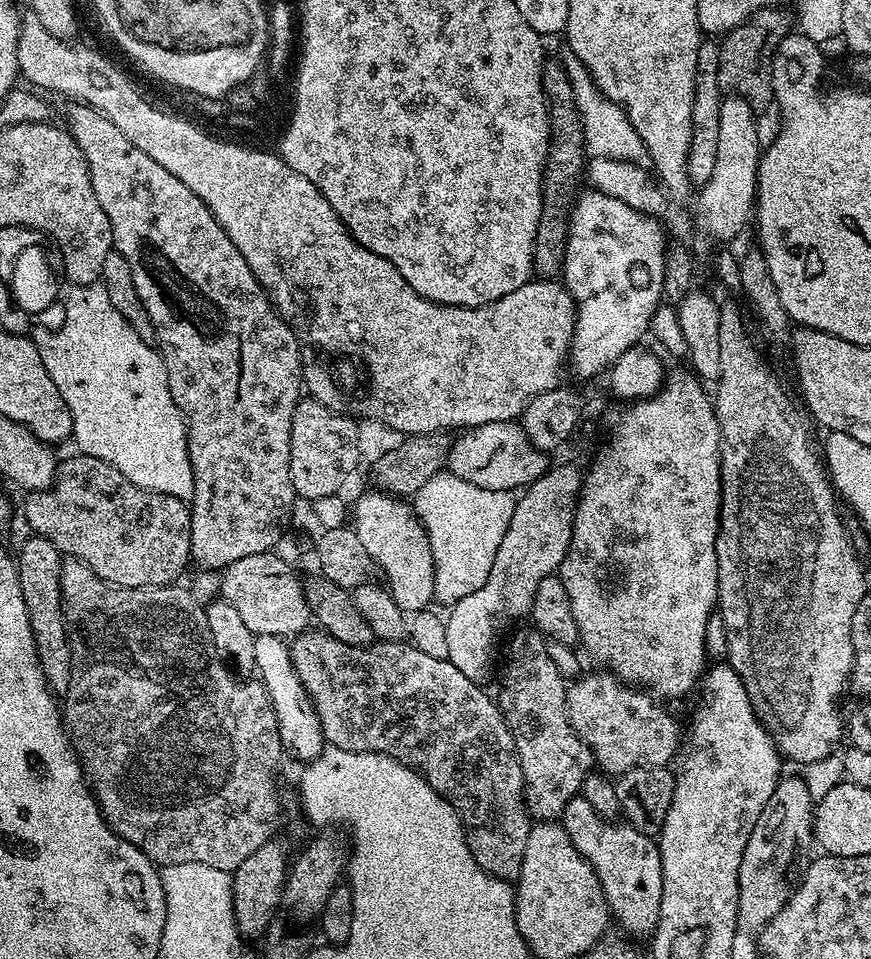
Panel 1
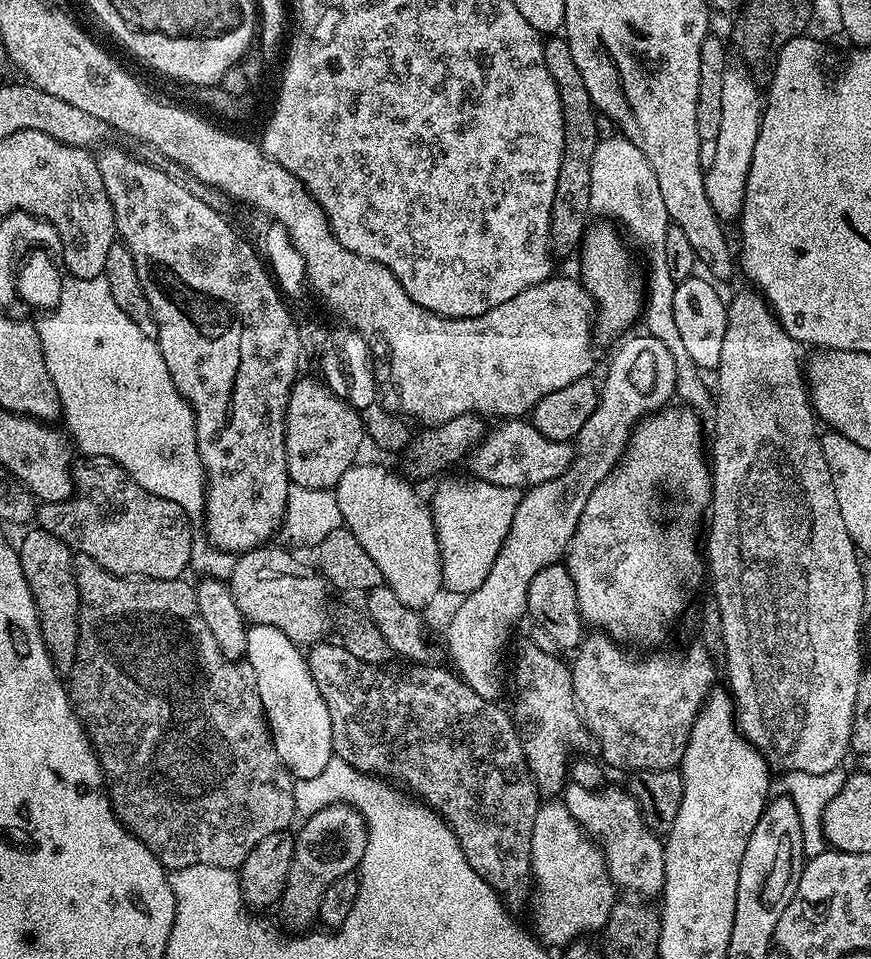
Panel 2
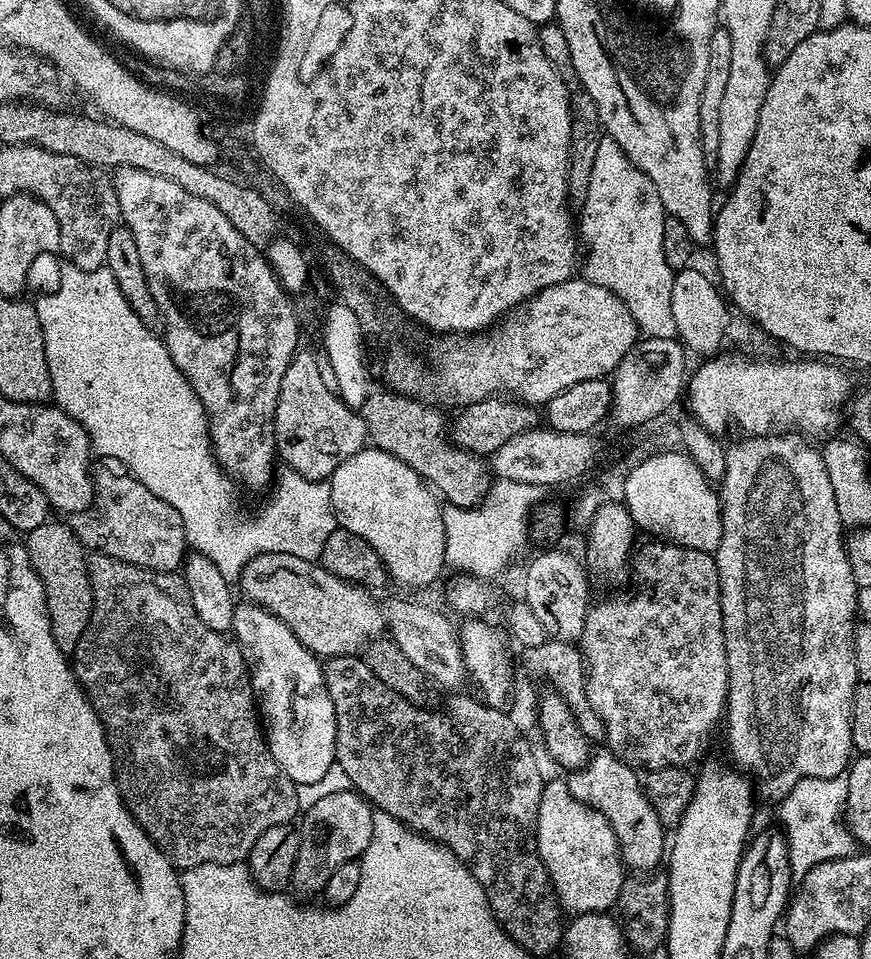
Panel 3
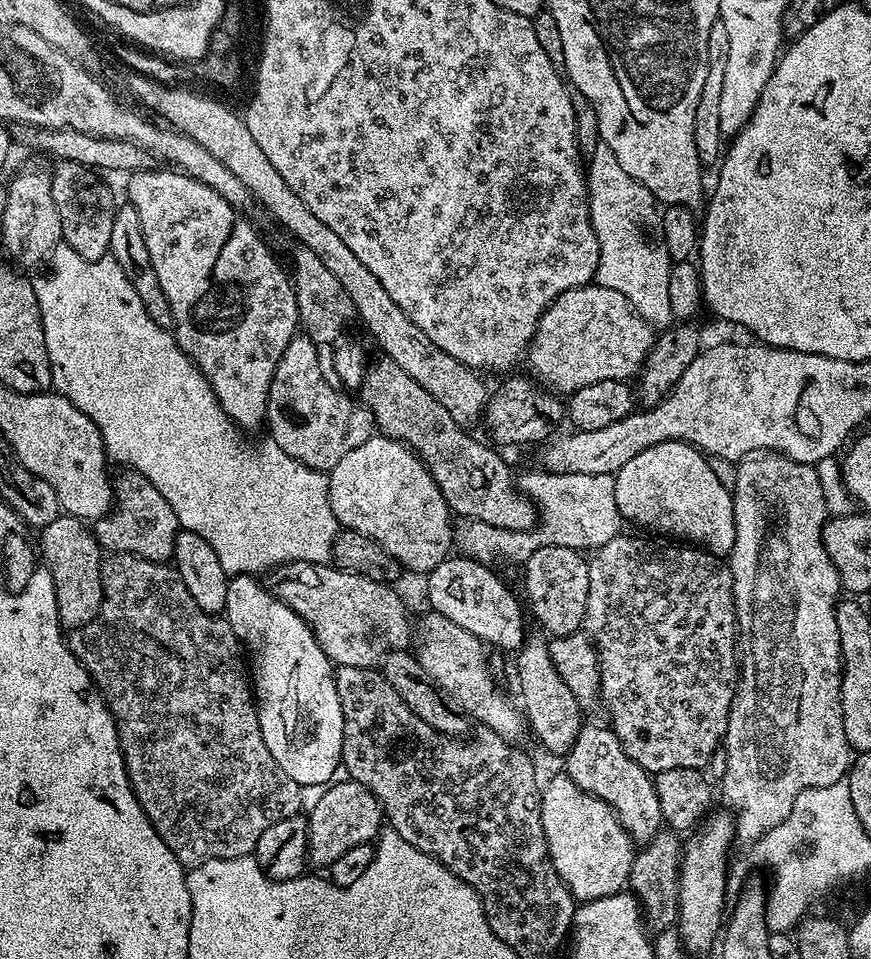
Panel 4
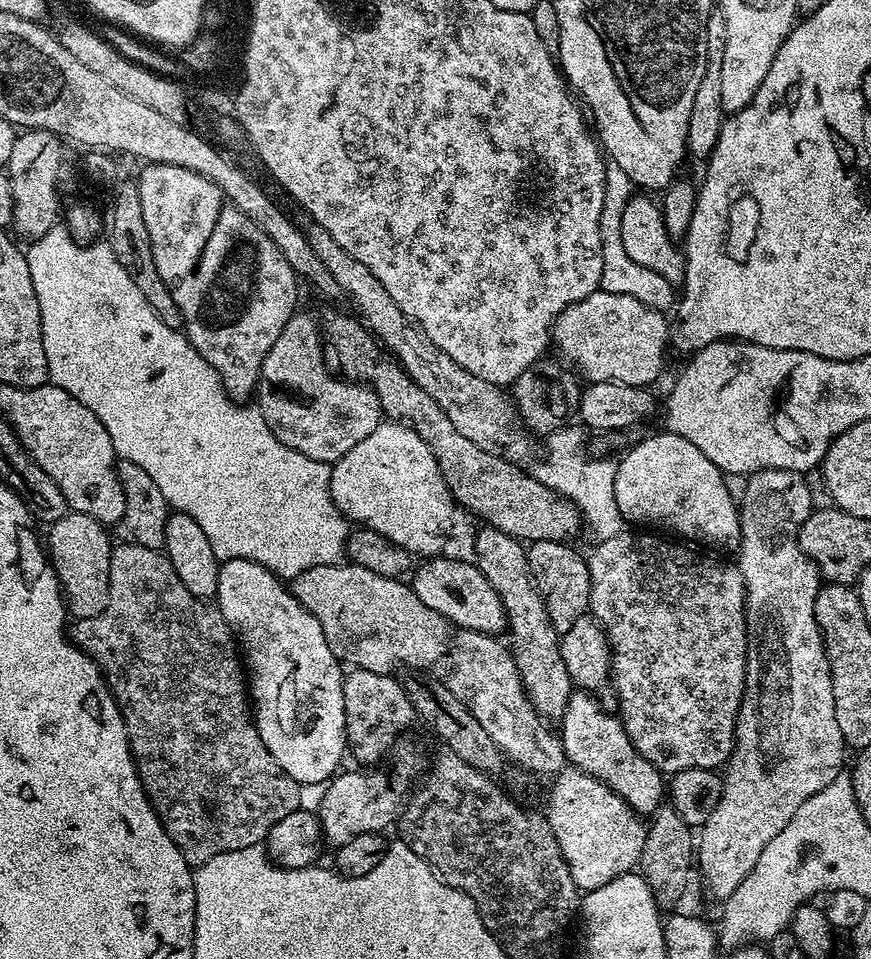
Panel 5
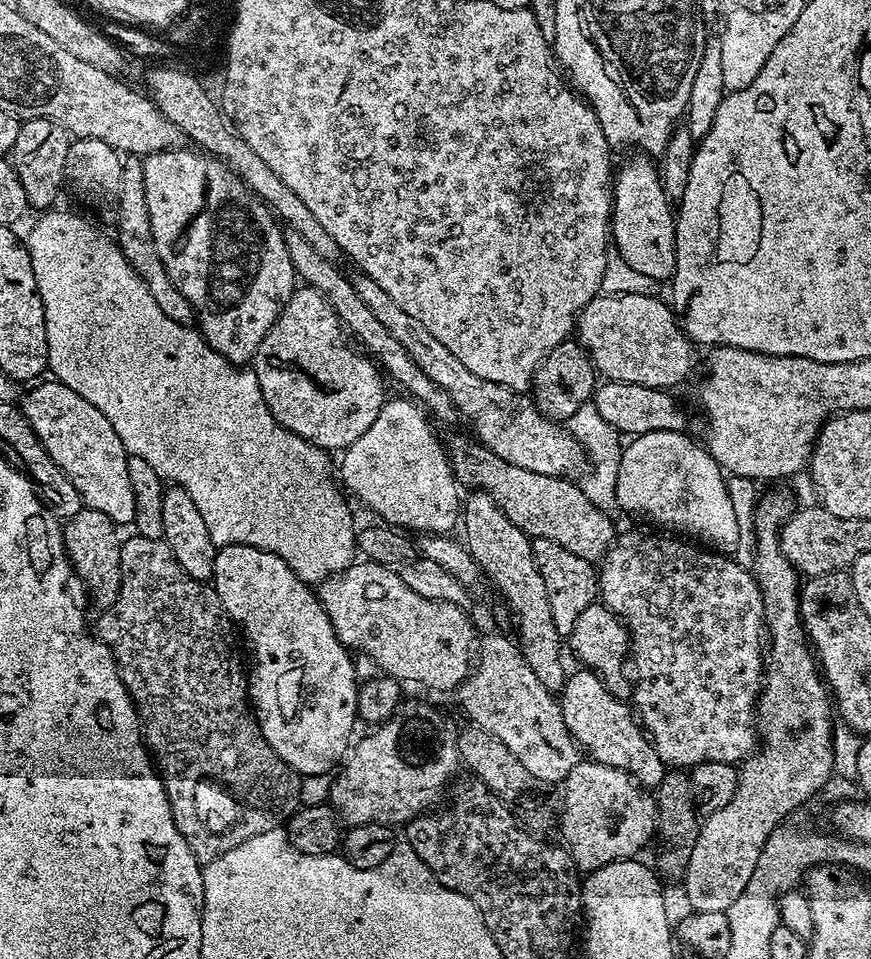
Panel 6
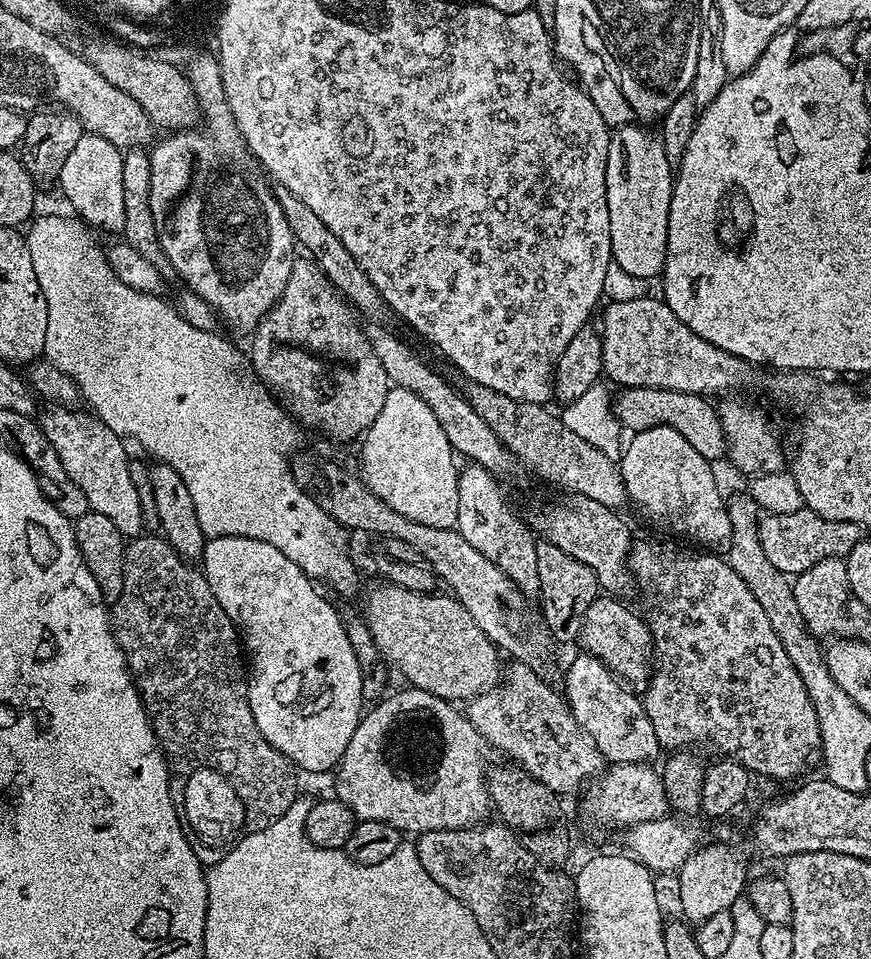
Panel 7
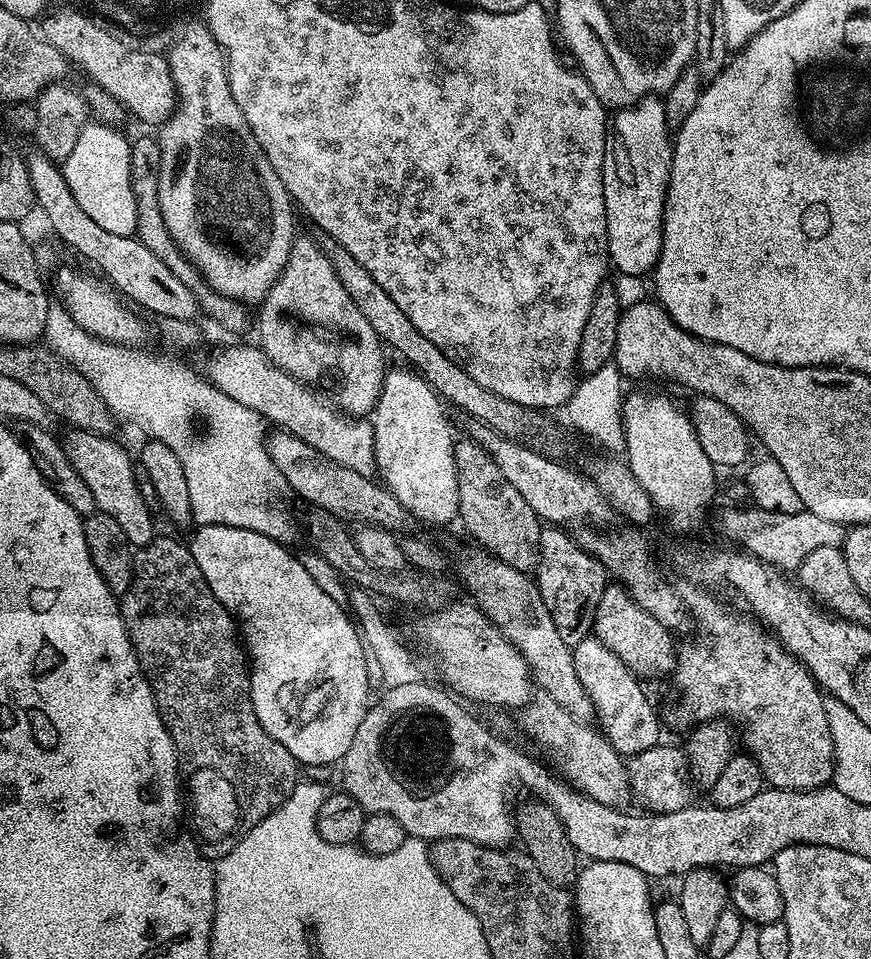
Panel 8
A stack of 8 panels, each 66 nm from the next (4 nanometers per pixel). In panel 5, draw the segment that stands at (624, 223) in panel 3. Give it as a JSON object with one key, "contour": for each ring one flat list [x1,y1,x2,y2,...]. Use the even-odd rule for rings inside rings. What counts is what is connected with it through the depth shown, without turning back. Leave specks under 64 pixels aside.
{"contour":[[607,161,604,172,604,196,602,216,599,219,599,233,602,234,602,278,599,289,608,293,630,294,644,305,660,311,669,311,676,300,674,287,666,282,666,278,658,274,655,268,638,266,626,253,622,243,621,218,625,206,634,195,631,178,617,163]]}

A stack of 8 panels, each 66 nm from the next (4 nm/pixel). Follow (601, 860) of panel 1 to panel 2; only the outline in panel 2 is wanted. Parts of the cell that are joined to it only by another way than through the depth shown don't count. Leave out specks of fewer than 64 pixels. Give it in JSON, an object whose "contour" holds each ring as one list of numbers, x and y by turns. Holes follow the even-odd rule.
{"contour":[[569,783,562,793,566,810,580,823,581,828,599,844,604,852,608,873,617,889,636,898,659,897,664,890,666,858,664,840,646,826,638,810,638,802,623,787,587,788]]}

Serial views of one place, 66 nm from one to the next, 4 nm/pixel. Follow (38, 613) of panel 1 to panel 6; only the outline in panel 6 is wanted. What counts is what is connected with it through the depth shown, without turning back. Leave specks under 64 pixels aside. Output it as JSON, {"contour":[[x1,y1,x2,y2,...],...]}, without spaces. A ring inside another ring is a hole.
{"contour":[[80,507,74,518,66,521,62,528,64,534,64,555,71,564,75,579,84,583,88,596,96,610,111,606,118,598,120,585,120,546,118,526,102,510]]}

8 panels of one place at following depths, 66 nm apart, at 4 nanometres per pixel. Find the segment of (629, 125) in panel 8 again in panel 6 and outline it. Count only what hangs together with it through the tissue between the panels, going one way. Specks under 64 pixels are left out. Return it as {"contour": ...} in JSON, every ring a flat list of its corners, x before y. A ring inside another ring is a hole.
{"contour":[[636,154,633,157,621,168,619,165,614,176,610,240,621,258,638,274,646,274,655,282,668,282,676,269,674,204,664,193,657,165,647,155]]}

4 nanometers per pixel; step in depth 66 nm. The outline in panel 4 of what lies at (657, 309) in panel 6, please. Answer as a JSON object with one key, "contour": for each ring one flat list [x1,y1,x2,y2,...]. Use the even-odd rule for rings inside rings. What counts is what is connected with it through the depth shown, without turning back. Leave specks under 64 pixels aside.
{"contour":[[593,282,574,290,566,290,554,298,552,305,542,314,536,333,532,335,526,353,526,364,532,367,531,375,553,393,571,394,582,390,582,386,594,386,594,382,631,381,631,376,633,379,644,367,644,359,652,348,653,339,653,326,638,315,622,294]]}

